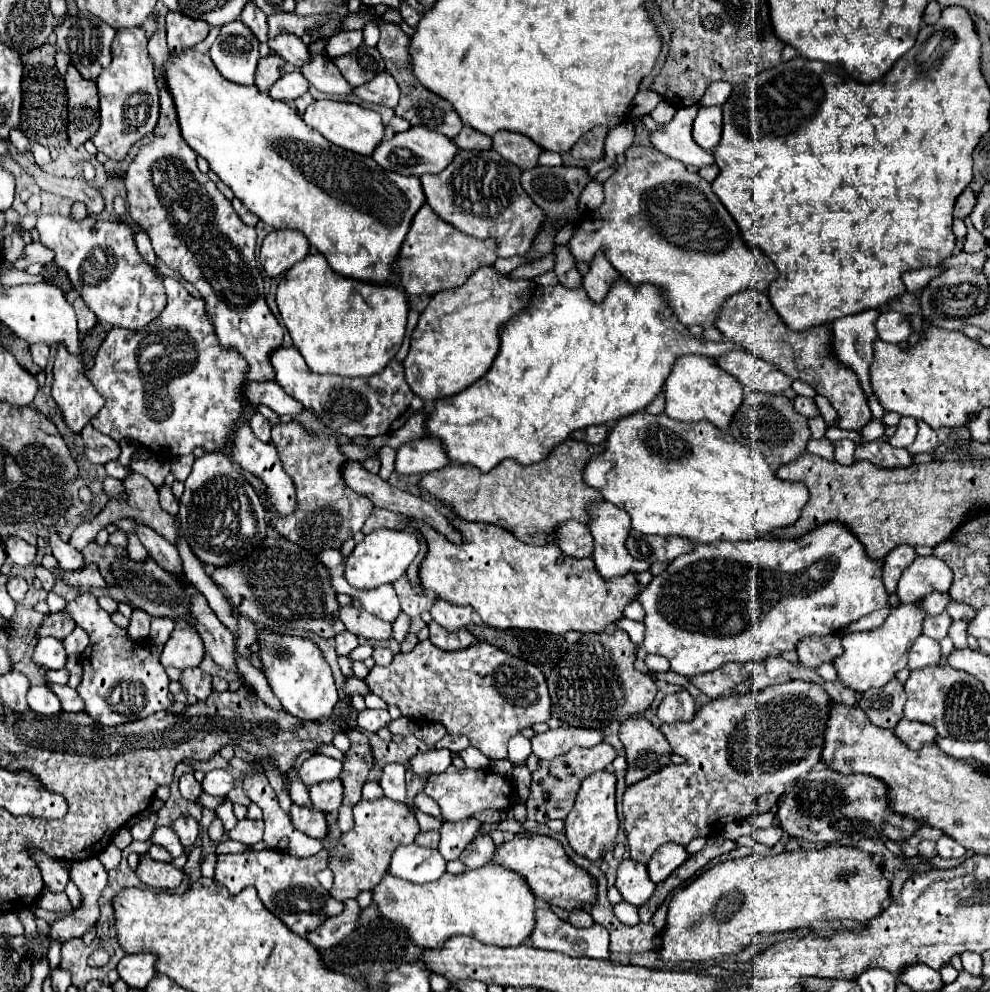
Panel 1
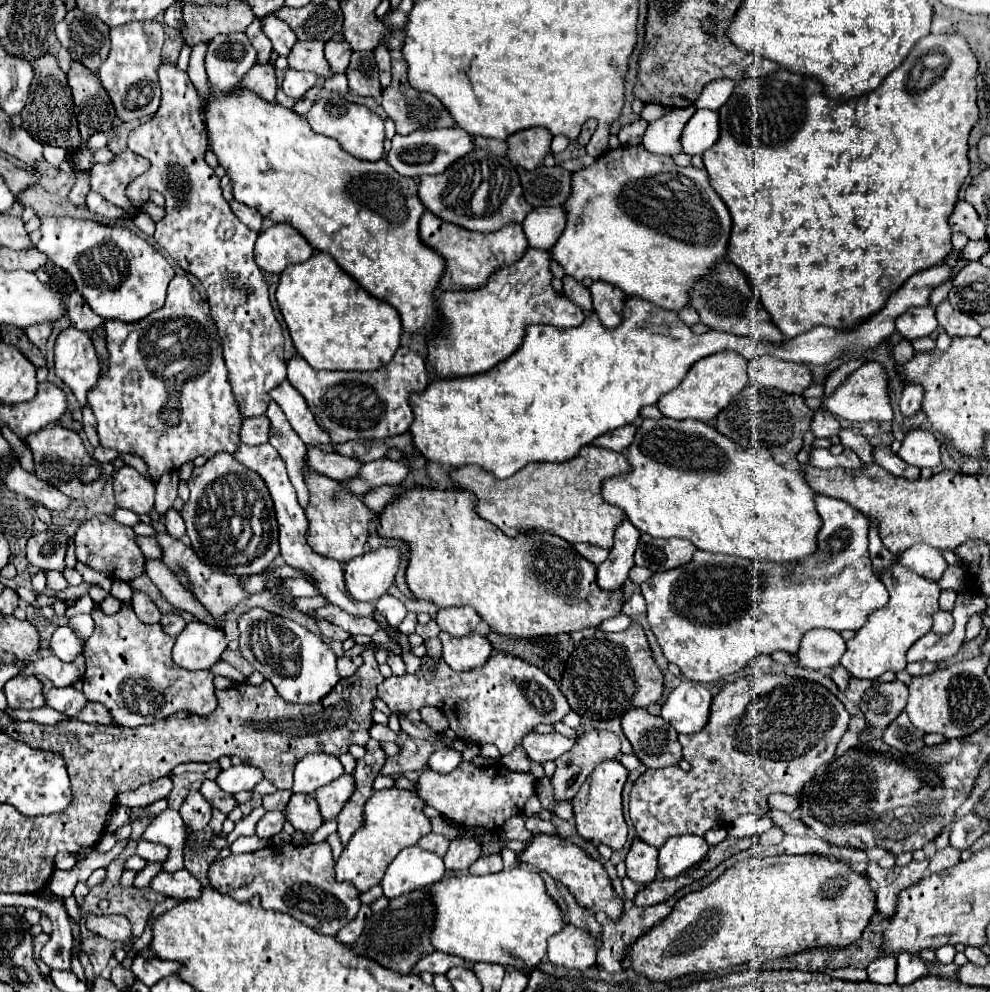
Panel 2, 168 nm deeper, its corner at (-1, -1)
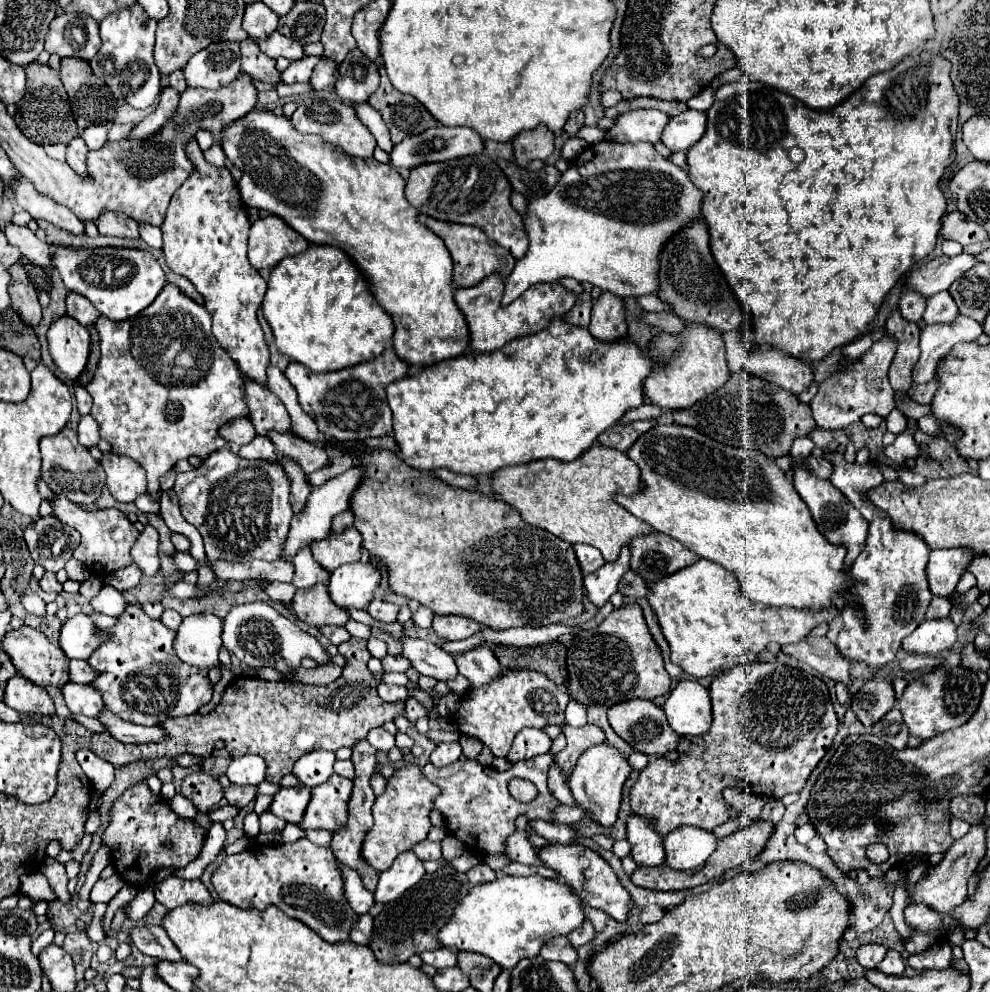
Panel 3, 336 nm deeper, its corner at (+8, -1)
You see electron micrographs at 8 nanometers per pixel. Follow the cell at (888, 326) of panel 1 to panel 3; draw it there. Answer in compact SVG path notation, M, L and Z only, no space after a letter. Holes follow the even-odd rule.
M903 292L901 294L901 300L899 300L899 310L901 310L901 316L907 320L907 322L919 322L923 318L923 312L925 312L925 300L921 296L917 296L917 292Z

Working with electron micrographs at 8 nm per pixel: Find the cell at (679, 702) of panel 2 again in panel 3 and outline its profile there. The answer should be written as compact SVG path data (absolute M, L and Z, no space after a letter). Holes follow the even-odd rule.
M679 680L663 704L669 726L677 734L699 736L711 726L709 690L697 680Z

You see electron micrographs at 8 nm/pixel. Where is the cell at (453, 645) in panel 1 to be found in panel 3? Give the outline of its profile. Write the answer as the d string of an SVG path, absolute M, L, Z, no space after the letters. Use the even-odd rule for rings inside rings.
M477 646L463 654L455 654L453 658L455 658L459 674L469 678L471 686L489 684L489 680L497 678L503 672L497 658L493 656L493 652L487 646Z

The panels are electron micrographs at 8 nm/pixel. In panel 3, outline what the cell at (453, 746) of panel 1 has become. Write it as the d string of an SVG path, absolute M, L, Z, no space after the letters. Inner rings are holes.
M381 682L377 686L377 692L379 692L381 700L387 704L401 704L409 696L409 692L403 686L393 686L393 684L385 684L385 682Z

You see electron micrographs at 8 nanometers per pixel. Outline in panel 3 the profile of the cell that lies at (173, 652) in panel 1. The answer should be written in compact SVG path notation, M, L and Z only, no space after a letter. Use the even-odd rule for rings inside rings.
M209 612L183 618L173 642L175 654L181 662L197 668L209 668L217 664L217 654L221 648L221 628L221 618Z

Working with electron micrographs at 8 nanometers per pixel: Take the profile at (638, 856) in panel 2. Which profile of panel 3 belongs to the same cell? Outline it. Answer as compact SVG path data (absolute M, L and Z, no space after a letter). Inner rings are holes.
M631 816L627 822L627 842L631 844L631 856L637 866L655 868L665 860L661 836L651 830L651 824L645 818Z

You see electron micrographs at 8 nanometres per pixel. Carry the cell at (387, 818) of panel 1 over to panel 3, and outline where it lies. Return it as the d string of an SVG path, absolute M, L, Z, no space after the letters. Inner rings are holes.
M409 764L409 766L395 770L395 774L387 782L387 790L381 796L377 796L373 804L375 824L365 834L365 840L361 846L363 860L375 872L385 872L387 868L391 868L393 860L401 852L409 850L413 844L427 838L427 832L431 828L431 822L429 822L429 810L433 808L431 800L433 796L437 796L437 792L439 788L435 784L431 784L429 780L423 780L419 766Z

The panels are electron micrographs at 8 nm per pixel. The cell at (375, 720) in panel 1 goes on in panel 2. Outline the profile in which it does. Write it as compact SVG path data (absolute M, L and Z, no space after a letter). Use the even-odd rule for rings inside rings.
M374 724L370 728L370 736L378 742L396 742L398 740L398 736L388 726L382 726L382 724Z

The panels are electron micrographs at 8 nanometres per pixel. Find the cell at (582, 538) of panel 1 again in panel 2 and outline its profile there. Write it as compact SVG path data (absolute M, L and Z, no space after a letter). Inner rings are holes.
M576 544L574 546L586 560L590 560L592 564L602 564L606 558L608 558L608 550L604 548L598 548L598 546L590 546L590 544Z

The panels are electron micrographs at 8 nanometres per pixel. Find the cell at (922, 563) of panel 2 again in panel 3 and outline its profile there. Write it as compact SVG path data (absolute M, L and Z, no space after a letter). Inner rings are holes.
M949 548L949 550L933 550L927 562L927 578L929 590L935 596L949 596L955 592L955 584L961 574L973 560L973 552L967 548Z

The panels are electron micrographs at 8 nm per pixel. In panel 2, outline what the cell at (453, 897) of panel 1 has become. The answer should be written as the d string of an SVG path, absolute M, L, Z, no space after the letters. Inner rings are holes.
M512 868L486 876L452 876L442 882L436 882L430 888L430 894L436 908L436 920L432 930L434 948L470 962L494 962L504 966L510 960L518 960L522 966L538 966L546 956L548 938L552 934L558 934L568 924L560 906L546 892L542 876L532 868Z

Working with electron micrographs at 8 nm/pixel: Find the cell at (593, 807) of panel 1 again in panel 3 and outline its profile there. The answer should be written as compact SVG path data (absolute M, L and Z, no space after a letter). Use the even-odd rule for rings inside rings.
M599 744L581 754L575 770L569 776L569 788L571 788L571 794L579 808L585 808L585 812L601 826L613 828L613 824L617 820L619 804L621 804L623 782L627 780L629 774L631 774L631 766L627 764L625 756L617 748Z

